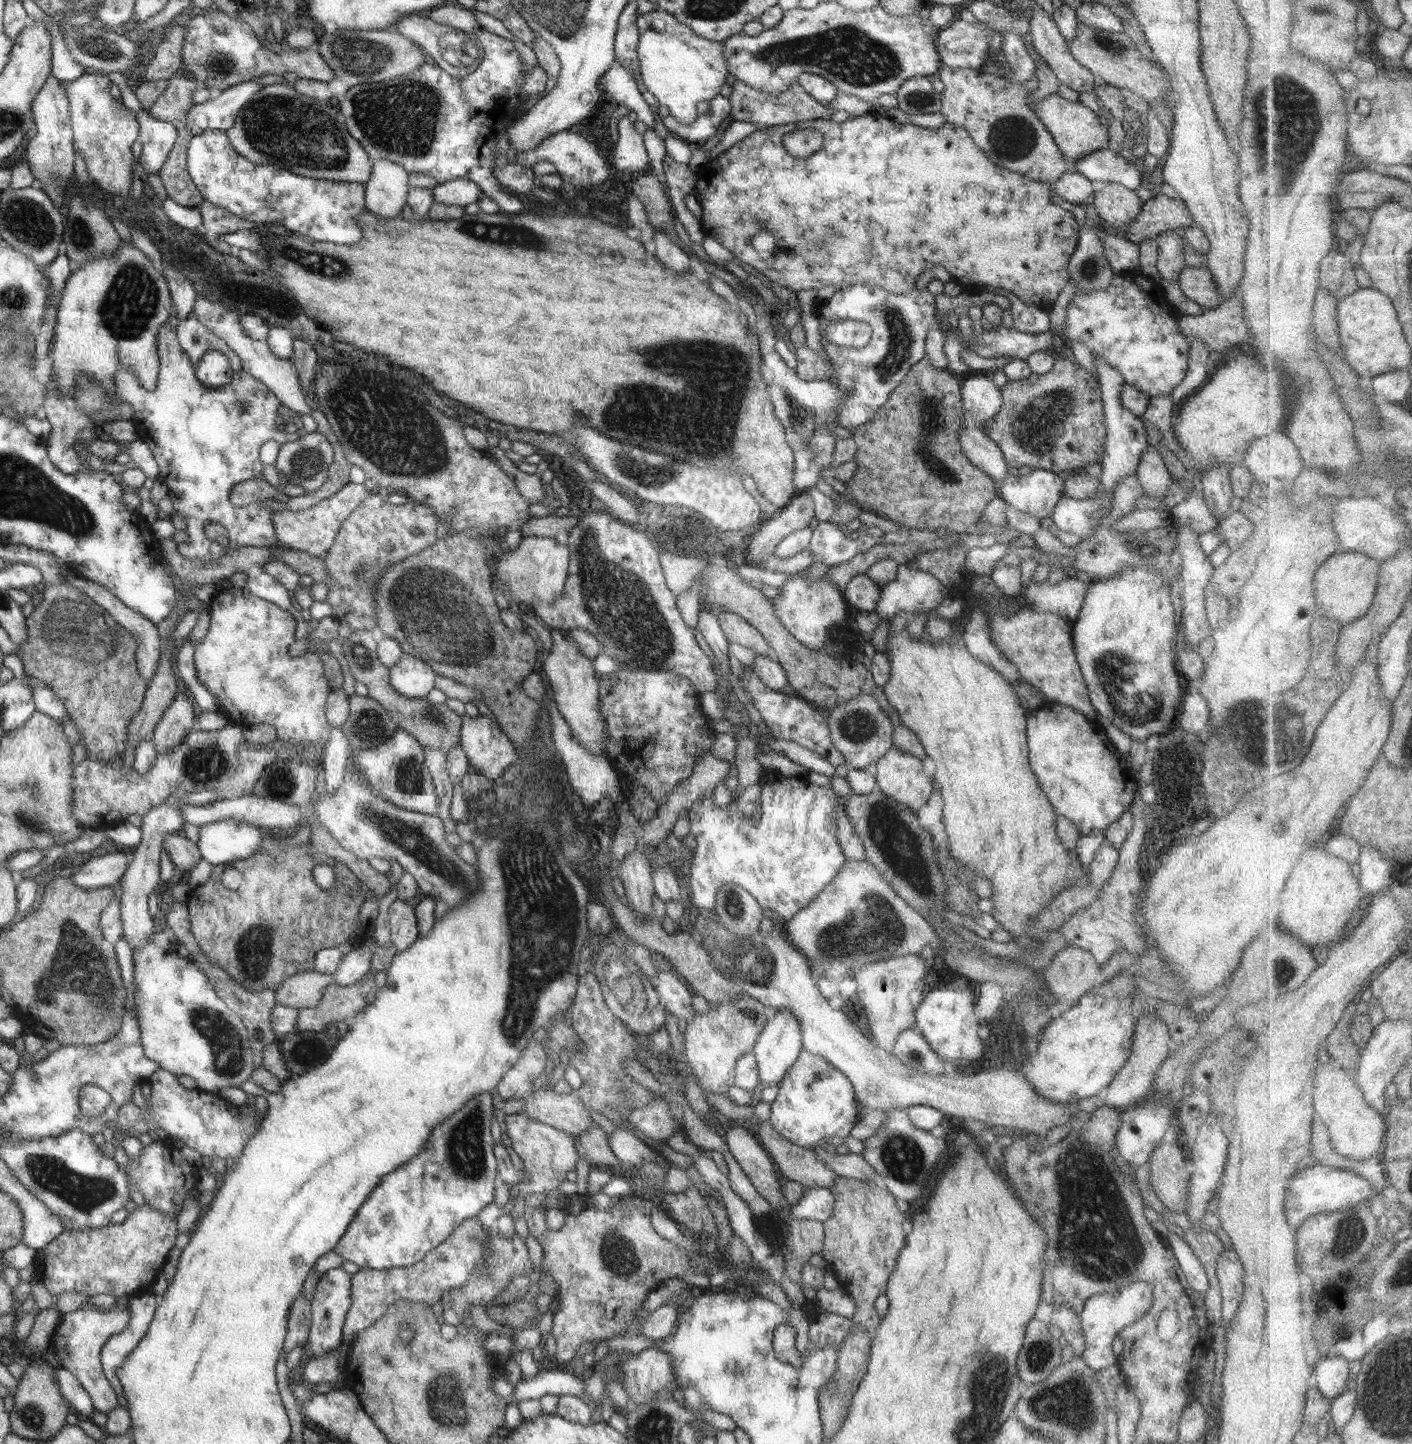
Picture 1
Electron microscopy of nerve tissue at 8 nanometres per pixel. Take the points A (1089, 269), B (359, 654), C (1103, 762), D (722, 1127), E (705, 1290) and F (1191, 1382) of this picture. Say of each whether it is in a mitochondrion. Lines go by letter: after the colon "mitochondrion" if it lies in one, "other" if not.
A: mitochondrion
B: mitochondrion
C: other
D: other
E: other
F: other

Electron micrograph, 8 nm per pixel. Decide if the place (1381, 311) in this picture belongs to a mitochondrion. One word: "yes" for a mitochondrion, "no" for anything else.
no

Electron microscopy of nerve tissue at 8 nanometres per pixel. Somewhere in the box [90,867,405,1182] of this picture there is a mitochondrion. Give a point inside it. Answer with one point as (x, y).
(224, 1040)

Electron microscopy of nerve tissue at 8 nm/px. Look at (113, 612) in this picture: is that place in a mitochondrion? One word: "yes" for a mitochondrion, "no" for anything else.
yes

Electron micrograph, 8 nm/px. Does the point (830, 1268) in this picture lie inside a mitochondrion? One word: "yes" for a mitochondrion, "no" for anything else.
no

